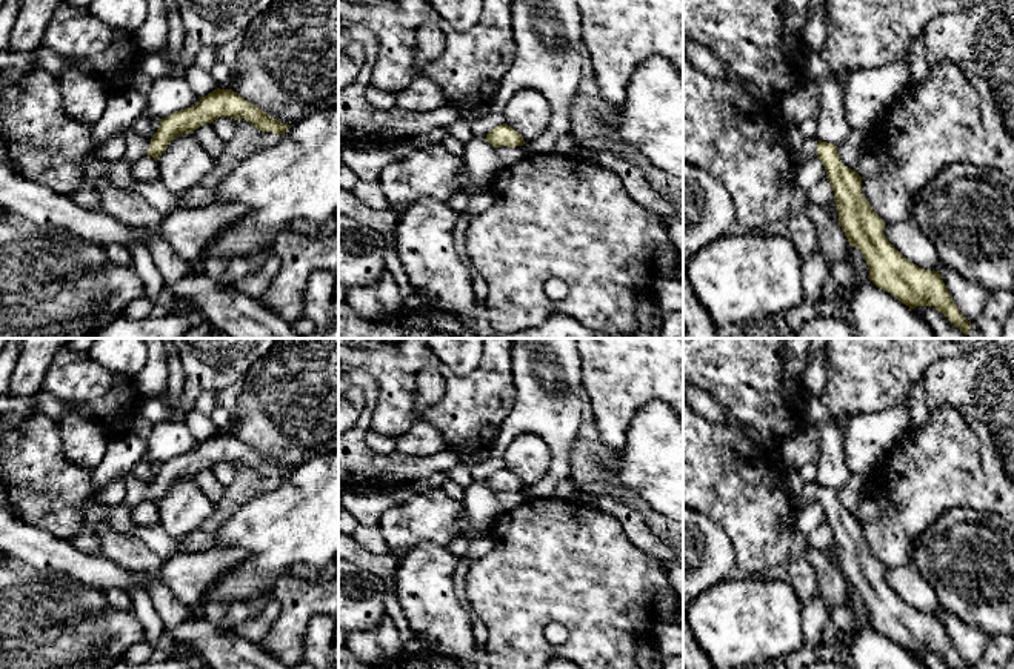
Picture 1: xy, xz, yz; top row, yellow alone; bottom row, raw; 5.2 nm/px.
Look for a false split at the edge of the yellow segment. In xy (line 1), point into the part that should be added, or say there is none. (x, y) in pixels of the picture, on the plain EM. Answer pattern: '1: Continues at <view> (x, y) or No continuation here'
1: No continuation here

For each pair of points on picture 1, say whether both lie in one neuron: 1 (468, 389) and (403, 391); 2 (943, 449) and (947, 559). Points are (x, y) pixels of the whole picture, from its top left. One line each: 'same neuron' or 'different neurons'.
1: same neuron
2: different neurons

